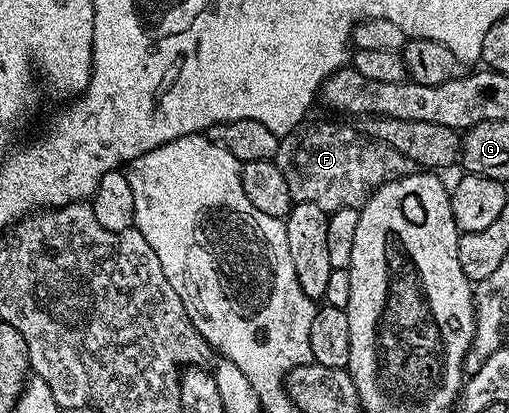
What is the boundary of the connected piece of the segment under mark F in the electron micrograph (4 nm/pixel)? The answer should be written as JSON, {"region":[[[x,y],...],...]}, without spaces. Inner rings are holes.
{"region":[[[312,121],[301,124],[291,133],[282,136],[278,140],[273,160],[279,171],[283,173],[288,192],[291,193],[294,202],[316,205],[328,215],[343,208],[360,210],[369,196],[382,184],[414,174],[417,169],[415,163],[386,143],[370,139],[351,127],[337,127],[333,123],[312,123]]]}

